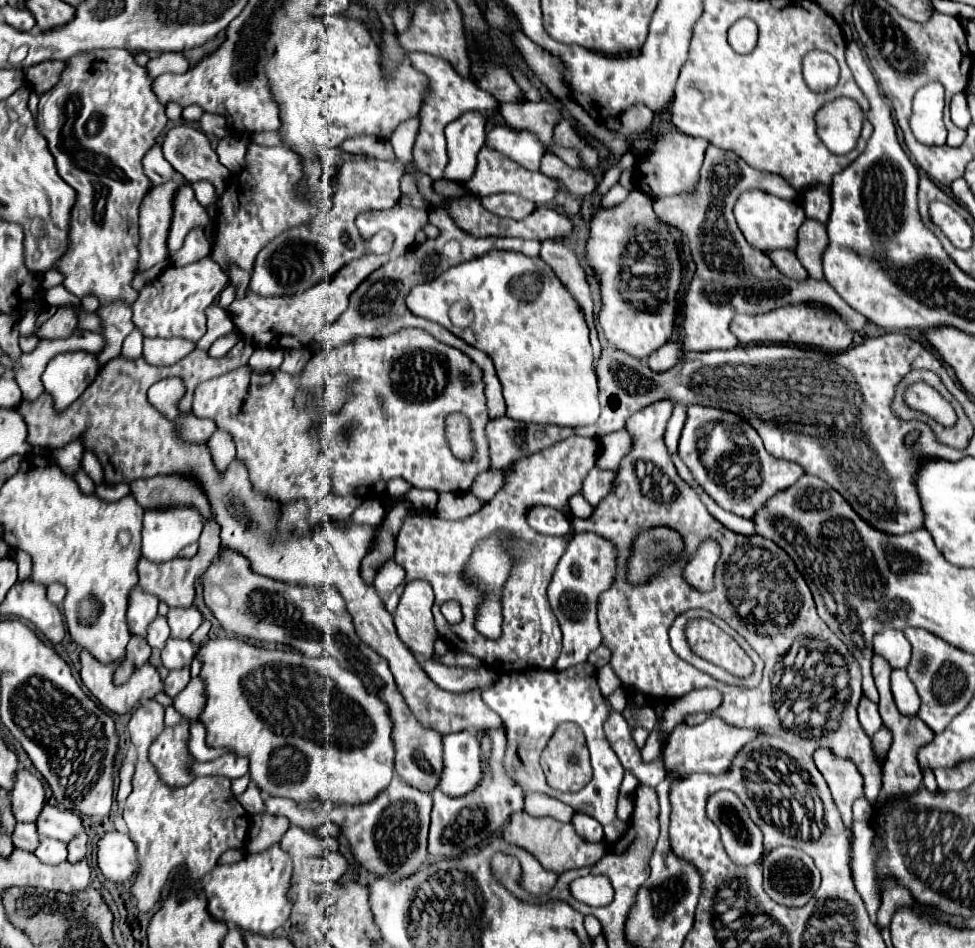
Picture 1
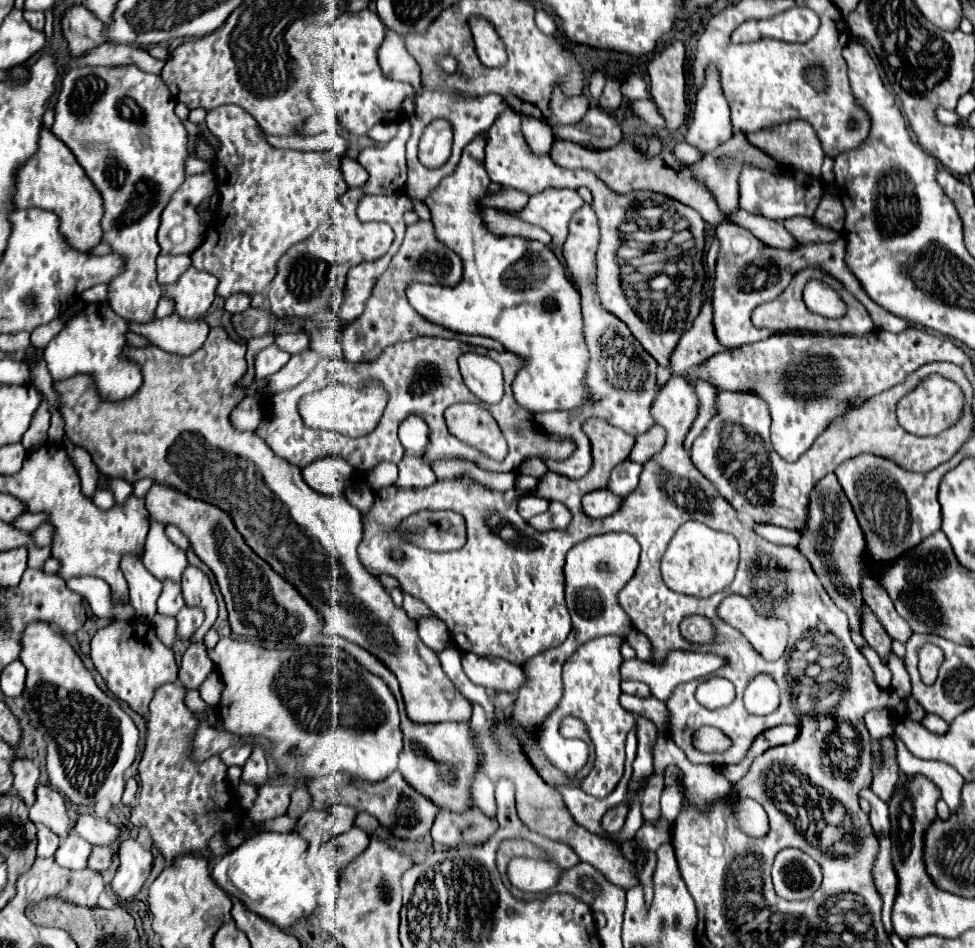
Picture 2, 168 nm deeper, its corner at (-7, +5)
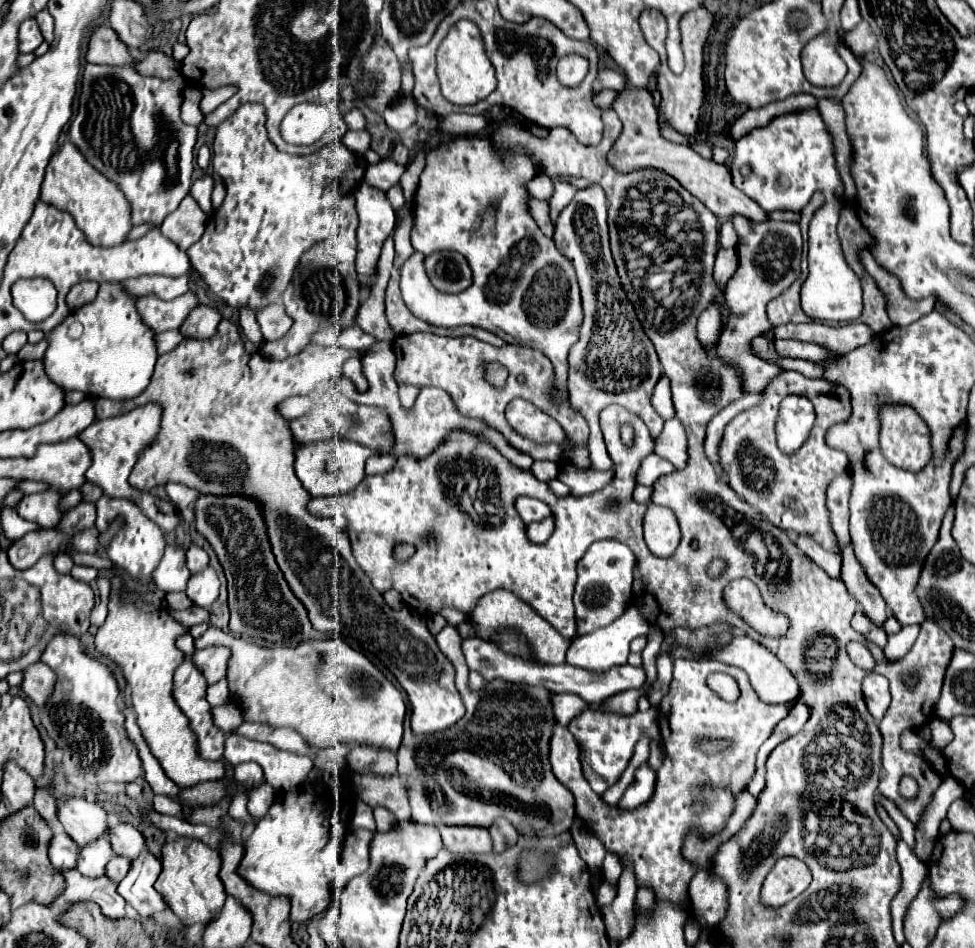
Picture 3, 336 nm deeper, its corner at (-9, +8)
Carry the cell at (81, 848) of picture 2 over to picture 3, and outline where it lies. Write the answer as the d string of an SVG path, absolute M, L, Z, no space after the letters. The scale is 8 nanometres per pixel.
M99 837L99 841L91 841L91 845L79 847L75 869L87 877L99 877L105 873L105 863L113 857L111 845L107 837Z

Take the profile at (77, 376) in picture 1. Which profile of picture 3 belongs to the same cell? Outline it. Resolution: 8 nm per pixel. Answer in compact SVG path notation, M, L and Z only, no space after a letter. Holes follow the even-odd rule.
M101 283L95 301L71 311L69 317L51 331L51 343L43 359L45 373L55 385L59 385L65 391L81 391L89 397L115 399L115 401L131 399L143 389L147 389L151 381L153 367L157 361L153 337L155 337L153 331L147 325L143 325L143 321L139 319L135 305L133 305L133 297L123 293L117 283ZM73 325L81 327L77 337L71 335Z

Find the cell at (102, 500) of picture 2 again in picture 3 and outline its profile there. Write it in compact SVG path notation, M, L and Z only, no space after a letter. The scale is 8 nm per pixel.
M103 495L97 501L97 529L105 531L107 525L117 517L123 515L125 517L125 527L113 537L109 549L107 549L107 557L121 569L127 573L127 577L139 585L149 585L153 581L153 571L157 569L161 557L163 557L163 549L165 549L165 537L163 531L149 519L143 515L143 511L127 501L127 499L117 499L117 497L107 497Z

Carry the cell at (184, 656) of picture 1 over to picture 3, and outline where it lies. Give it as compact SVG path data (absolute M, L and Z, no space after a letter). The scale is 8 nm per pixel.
M207 567L203 573L189 579L187 597L197 607L211 607L219 595L219 579L213 567Z

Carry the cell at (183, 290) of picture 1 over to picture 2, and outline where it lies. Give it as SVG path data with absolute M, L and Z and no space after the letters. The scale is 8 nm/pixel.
M193 266L173 284L171 288L163 288L165 296L175 300L175 312L181 318L197 320L201 318L215 298L217 278L207 272L197 272Z

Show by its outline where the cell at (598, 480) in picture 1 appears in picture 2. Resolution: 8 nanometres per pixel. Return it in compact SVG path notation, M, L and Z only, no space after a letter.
M621 462L613 472L611 472L611 480L609 480L609 490L615 492L617 496L627 496L631 494L637 484L639 484L639 476L641 476L643 466L637 462Z

